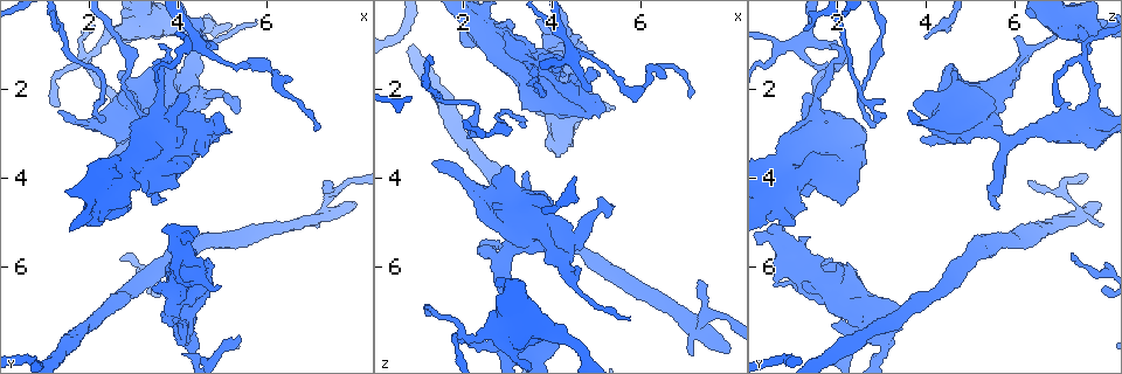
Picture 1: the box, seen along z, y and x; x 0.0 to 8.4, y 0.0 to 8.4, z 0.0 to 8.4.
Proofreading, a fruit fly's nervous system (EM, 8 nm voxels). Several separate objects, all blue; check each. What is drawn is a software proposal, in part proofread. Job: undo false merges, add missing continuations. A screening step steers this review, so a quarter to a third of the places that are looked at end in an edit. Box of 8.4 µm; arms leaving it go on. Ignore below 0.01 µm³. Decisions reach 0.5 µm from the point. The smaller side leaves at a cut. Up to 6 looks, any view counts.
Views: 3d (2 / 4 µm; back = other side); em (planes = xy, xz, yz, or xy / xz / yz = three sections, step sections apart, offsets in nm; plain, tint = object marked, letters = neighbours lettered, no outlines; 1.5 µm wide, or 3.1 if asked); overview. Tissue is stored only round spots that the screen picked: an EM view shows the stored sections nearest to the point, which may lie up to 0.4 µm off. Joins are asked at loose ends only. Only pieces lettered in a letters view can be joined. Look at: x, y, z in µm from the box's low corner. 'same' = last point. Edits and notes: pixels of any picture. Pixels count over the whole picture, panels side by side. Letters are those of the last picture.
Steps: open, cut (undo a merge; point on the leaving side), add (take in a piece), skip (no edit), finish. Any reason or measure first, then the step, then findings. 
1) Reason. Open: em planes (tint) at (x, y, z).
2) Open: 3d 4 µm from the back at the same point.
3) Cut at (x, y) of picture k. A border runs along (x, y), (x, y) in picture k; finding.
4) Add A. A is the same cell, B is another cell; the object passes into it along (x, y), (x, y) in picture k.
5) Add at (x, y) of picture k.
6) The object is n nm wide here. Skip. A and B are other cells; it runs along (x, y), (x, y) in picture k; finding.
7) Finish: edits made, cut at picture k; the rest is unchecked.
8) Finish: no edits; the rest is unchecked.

Thin end. Open: 3d 4 µm at (3.60, 1.00, 1.90).

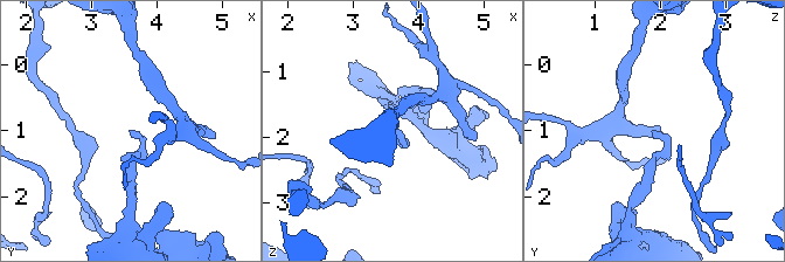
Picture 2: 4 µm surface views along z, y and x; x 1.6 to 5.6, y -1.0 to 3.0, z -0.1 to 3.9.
Shape alone is not enough. Open: em planes (letters) at (3.60, 1.05, 1.90).

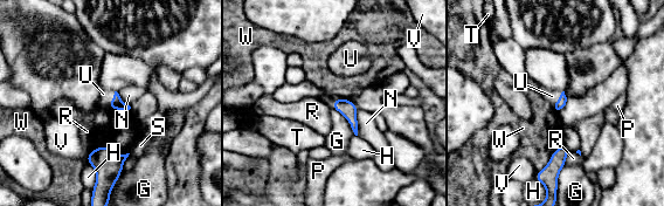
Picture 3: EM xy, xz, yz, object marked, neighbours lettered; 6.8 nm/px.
Add U. U is the same cell, G, H, N, P, R, S, T, V and W are other cells; the object passes into it along (116, 103), (111, 101), (105, 96) in picture 3; it goes on there.

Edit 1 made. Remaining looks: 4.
Thin neck. Open: 3d 4 µm at (1.90, 1.35, 7.55).

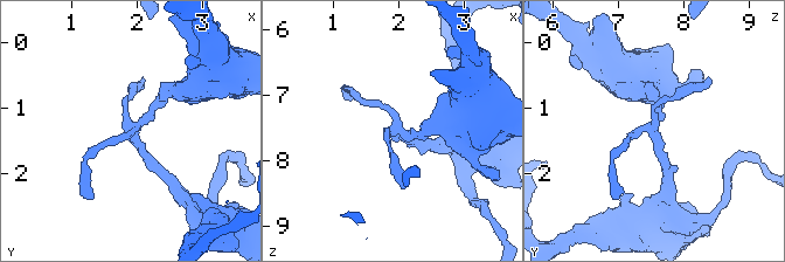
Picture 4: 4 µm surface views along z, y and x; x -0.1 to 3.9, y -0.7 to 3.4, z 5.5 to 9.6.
4 arms meet here. Open: em yz step 8 (tint) at (1.95, 1.30, 7.50).

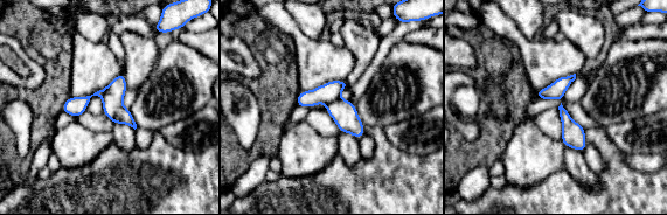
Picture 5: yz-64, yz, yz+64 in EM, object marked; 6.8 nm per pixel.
Open: em planes (letters) at the same point.

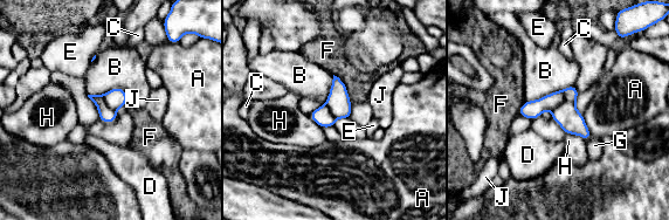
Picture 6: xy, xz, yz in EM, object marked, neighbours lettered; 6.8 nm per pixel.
Cut at (532, 109) of picture 6. A, B, C, D, E, F, G, H and J are other cells; a border runs along (564, 90), (564, 98), (552, 110) in picture 6; two neurons meet here.

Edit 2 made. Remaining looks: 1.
An open end. Open: em planes (letters) at (1.35, 2.50, 3.65).

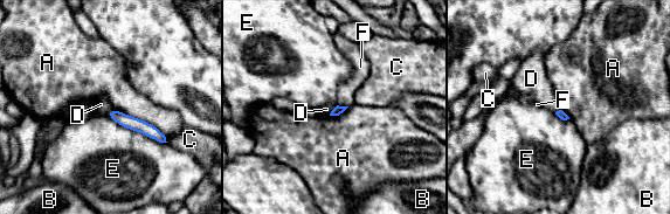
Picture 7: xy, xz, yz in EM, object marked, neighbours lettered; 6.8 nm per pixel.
The longest contact is with E, 460 nm. Skip. A, B, C, D, E and F are other cells; it runs along (111, 114), (138, 124), (163, 139) in picture 7; none of them fits.

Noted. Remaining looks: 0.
Finish: edits made, add at picture 3, cut at picture 6; the rest is unchecked.

